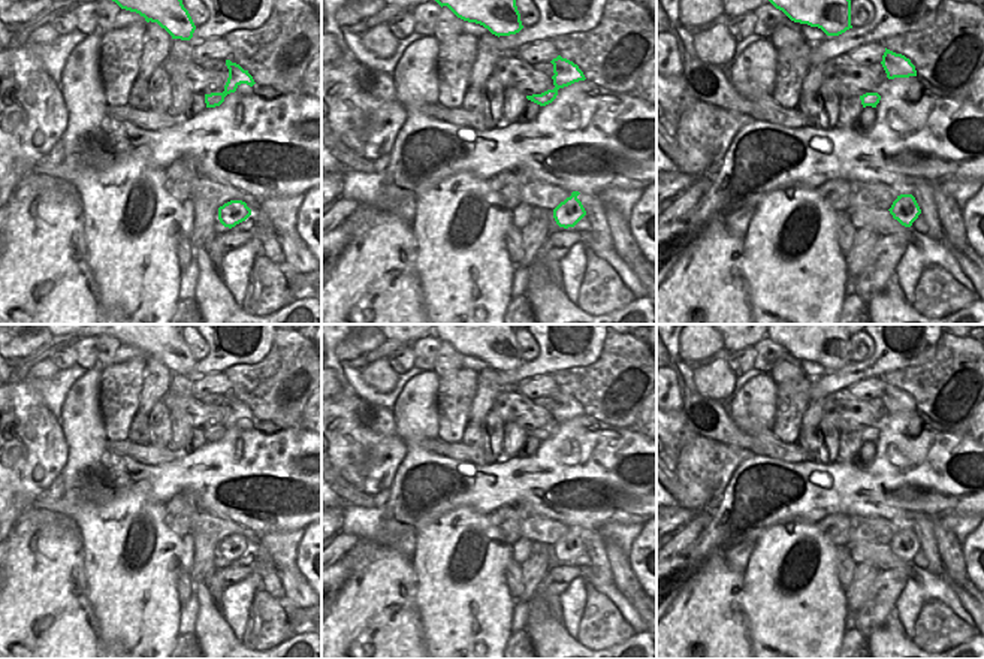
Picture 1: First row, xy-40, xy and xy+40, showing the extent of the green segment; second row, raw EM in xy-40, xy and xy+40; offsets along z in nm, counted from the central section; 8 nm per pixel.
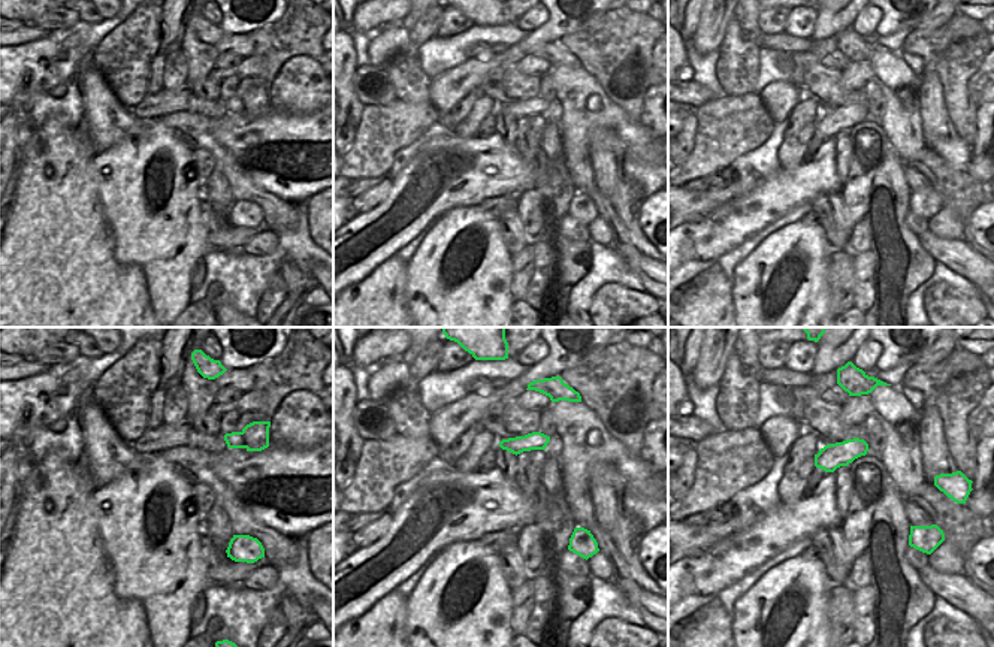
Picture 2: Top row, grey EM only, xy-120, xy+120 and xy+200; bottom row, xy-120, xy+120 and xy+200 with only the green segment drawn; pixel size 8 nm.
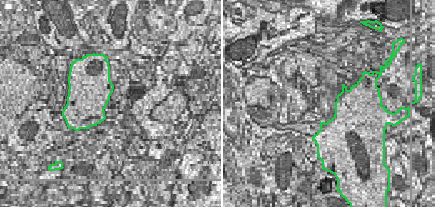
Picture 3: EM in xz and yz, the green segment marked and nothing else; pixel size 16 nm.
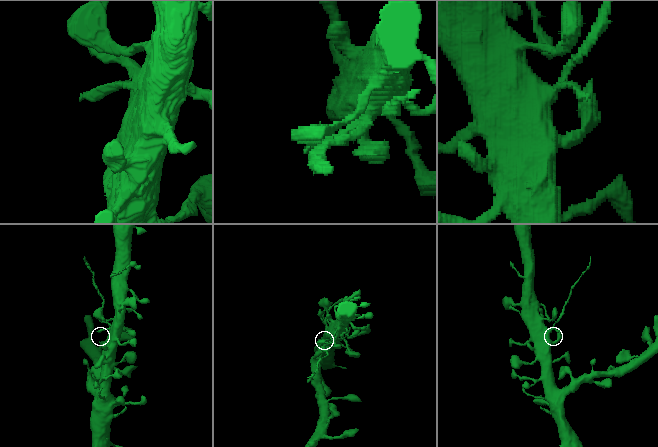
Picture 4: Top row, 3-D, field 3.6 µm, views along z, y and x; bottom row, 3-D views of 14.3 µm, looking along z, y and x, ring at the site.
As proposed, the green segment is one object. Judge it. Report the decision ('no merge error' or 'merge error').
merge error

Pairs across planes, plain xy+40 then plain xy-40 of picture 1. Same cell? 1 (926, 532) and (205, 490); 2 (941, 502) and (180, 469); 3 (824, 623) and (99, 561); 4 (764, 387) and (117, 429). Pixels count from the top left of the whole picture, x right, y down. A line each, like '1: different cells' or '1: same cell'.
1: different cells
2: same cell
3: same cell
4: different cells

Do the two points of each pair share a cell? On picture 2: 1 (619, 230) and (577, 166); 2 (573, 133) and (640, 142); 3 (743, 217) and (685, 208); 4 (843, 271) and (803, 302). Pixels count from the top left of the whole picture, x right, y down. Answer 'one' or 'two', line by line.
1: one
2: one
3: two
4: two

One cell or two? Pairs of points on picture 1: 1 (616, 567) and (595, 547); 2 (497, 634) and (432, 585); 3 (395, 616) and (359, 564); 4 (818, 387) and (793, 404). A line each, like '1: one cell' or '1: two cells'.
1: two cells
2: one cell
3: one cell
4: two cells

